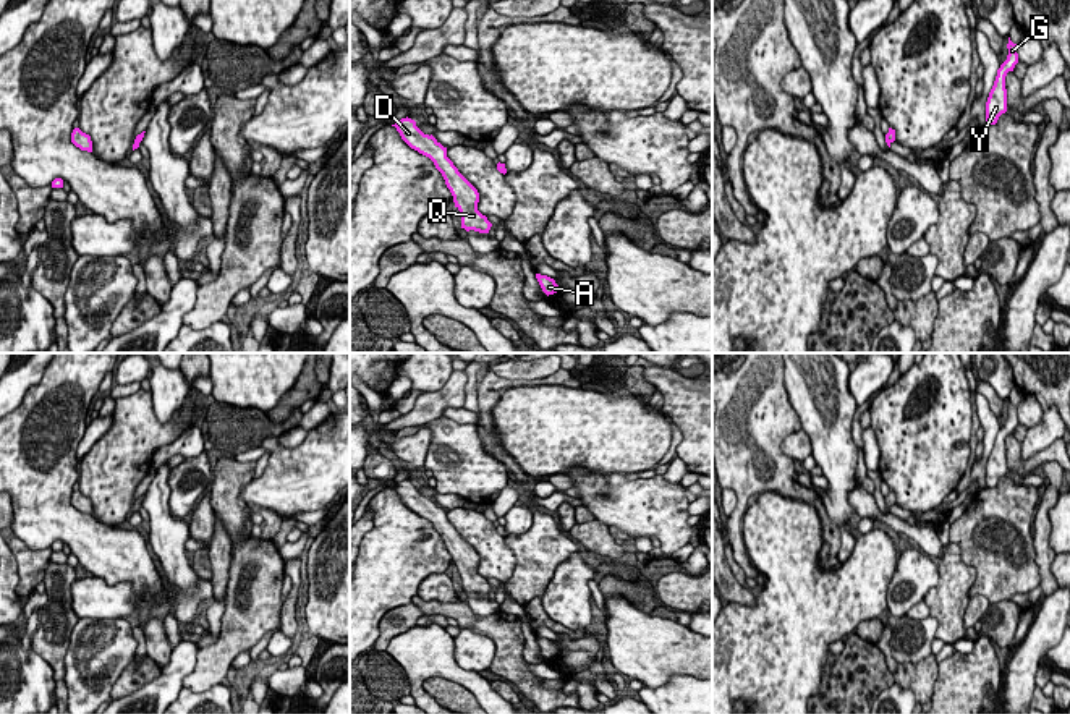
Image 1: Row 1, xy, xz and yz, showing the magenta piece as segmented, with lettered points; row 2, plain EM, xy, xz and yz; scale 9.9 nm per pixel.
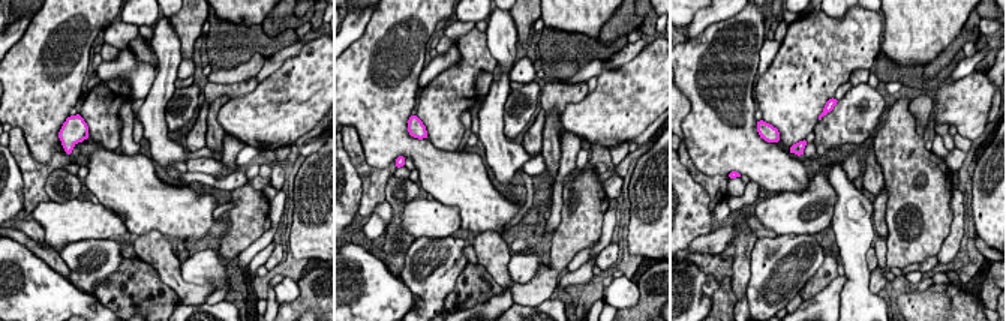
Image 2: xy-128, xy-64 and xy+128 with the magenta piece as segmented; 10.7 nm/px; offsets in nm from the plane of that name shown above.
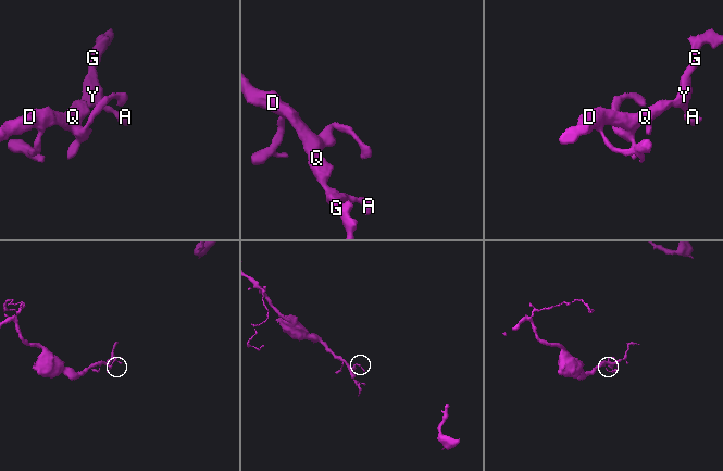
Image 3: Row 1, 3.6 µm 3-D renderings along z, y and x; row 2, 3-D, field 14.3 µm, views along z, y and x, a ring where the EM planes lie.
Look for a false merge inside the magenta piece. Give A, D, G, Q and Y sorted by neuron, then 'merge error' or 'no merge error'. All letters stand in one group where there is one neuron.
A D G Q Y | no merge error

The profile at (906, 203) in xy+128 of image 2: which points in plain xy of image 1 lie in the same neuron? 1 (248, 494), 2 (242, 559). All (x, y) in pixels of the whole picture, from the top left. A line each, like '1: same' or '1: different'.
1: different
2: same

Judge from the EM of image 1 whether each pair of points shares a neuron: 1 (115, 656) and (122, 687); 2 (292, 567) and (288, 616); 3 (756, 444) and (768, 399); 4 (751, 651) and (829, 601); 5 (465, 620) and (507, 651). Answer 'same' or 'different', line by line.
1: different
2: same
3: same
4: same
5: same

